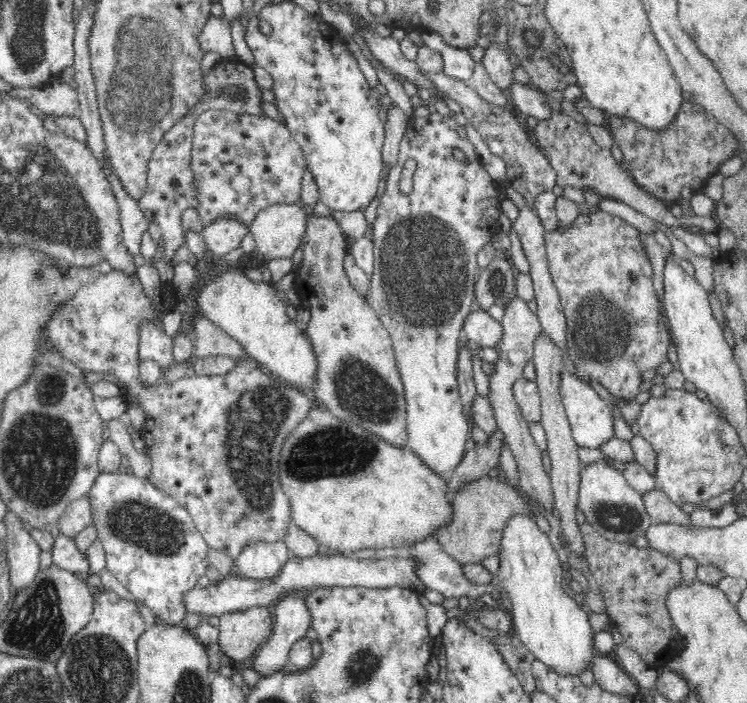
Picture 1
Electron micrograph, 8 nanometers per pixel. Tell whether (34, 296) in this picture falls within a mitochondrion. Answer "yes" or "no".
no

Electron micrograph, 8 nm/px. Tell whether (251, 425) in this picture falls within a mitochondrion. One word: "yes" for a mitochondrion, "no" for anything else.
yes

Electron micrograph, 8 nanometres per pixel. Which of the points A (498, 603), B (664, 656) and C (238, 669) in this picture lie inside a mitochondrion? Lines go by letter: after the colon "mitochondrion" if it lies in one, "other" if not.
A: other
B: other
C: other

